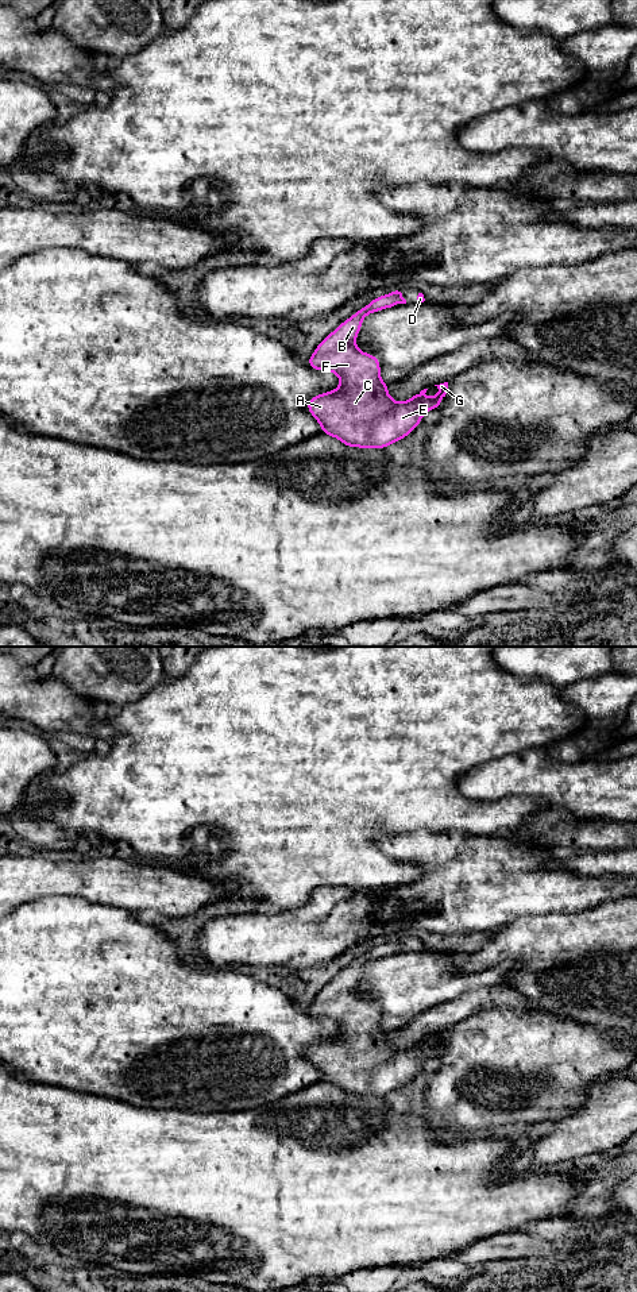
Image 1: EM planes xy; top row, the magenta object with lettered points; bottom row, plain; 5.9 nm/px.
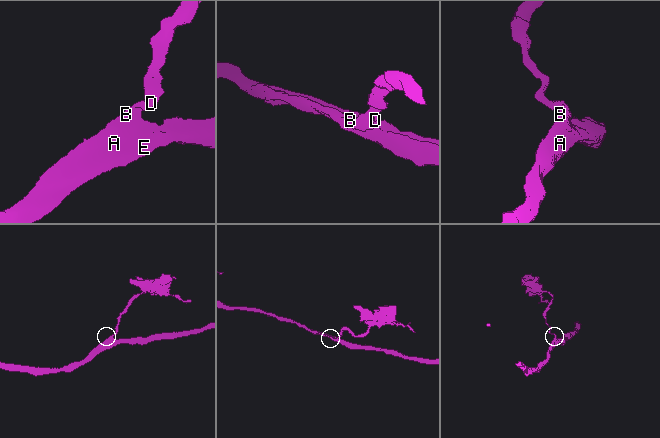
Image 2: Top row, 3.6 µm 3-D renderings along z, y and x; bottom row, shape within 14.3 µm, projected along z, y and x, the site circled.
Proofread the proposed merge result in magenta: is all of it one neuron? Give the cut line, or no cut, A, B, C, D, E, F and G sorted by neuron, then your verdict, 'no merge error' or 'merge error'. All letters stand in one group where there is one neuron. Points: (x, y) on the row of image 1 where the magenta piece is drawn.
no cut; A B C D E F G; no merge error

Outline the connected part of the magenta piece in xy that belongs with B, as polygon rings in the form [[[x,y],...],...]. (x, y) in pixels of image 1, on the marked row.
[[[398,290],[375,297],[324,338],[313,355],[306,359],[306,365],[310,369],[332,371],[341,379],[341,385],[337,389],[310,397],[306,402],[306,409],[318,421],[323,435],[337,437],[345,447],[385,450],[389,444],[401,441],[421,424],[426,410],[437,410],[441,406],[441,401],[447,394],[448,382],[444,382],[435,385],[439,392],[431,400],[425,397],[428,389],[424,389],[405,402],[395,402],[387,393],[389,383],[379,377],[379,358],[356,348],[355,339],[362,329],[362,320],[367,315],[398,304],[406,304]]]

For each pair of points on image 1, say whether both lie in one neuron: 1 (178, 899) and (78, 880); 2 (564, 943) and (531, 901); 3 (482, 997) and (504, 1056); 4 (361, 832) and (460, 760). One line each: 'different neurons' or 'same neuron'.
1: same neuron
2: different neurons
3: different neurons
4: same neuron

